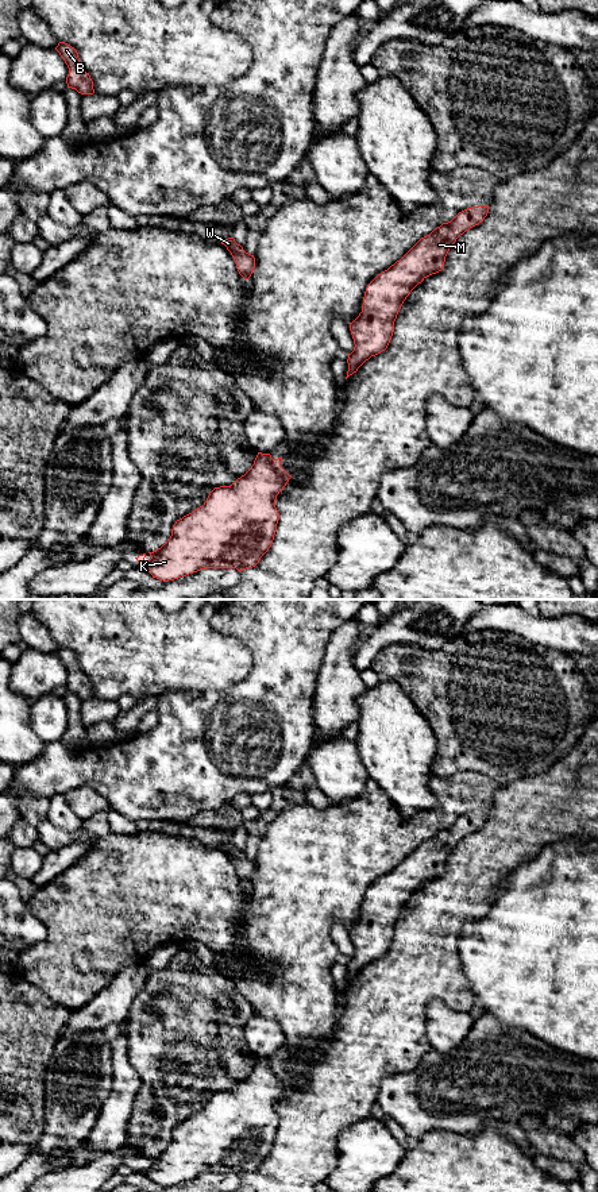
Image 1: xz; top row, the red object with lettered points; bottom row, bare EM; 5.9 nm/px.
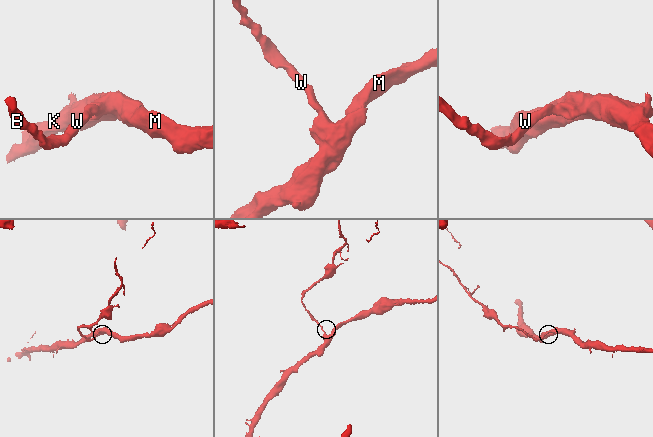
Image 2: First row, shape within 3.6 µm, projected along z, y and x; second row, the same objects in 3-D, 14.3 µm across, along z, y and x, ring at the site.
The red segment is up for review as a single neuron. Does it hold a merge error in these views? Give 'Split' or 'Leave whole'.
Leave whole

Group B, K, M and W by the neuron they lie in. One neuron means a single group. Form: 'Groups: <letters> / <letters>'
Groups: B K M W

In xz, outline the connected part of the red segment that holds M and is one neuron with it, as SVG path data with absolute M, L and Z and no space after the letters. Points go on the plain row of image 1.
M489 810L459 817L451 826L421 842L400 865L367 890L362 917L350 927L355 952L348 958L346 984L371 961L387 953L406 902L427 882L444 873L445 861L456 844L482 828L487 818Z

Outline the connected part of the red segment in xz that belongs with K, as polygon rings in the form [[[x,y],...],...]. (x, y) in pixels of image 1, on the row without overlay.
[[[258,1057],[244,1080],[231,1091],[215,1092],[202,1111],[177,1125],[170,1143],[148,1157],[151,1164],[143,1172],[163,1187],[207,1173],[236,1173],[242,1177],[255,1172],[273,1149],[279,1125],[275,1104],[292,1083],[281,1069],[282,1062]]]

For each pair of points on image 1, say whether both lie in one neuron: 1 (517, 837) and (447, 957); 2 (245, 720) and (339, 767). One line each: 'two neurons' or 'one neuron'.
1: one neuron
2: two neurons

